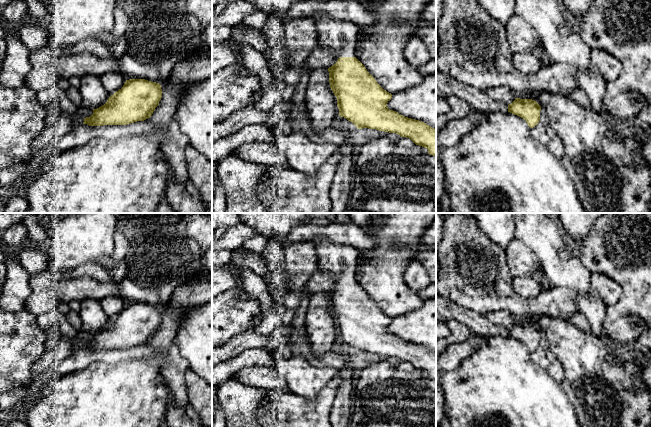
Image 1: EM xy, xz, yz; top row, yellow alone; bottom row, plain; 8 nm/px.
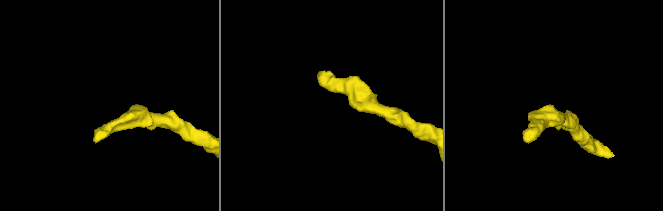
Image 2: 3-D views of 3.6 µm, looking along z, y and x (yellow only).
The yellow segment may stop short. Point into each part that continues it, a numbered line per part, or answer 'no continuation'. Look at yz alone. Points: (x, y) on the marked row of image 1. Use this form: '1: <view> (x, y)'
1: yz (477, 99)

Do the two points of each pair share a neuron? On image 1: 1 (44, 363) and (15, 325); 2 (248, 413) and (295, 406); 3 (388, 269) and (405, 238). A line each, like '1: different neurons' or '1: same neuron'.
1: different neurons
2: different neurons
3: same neuron

